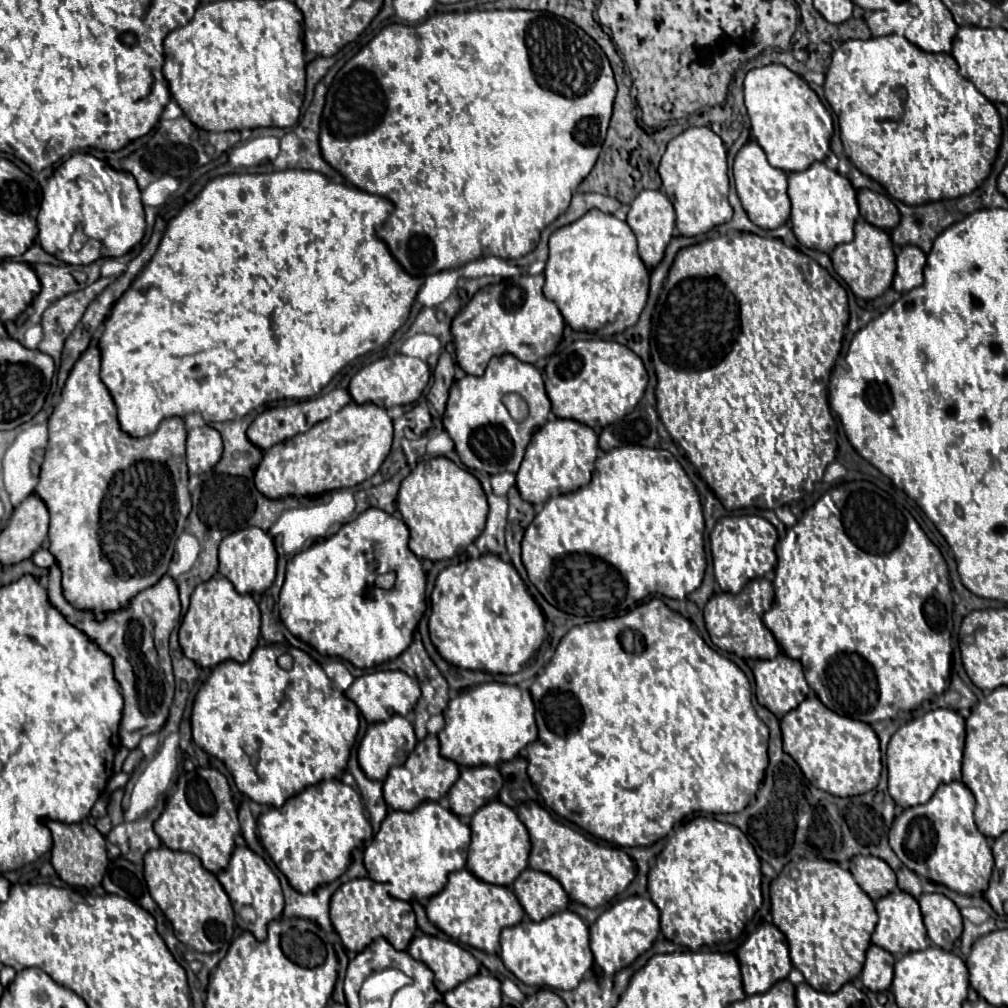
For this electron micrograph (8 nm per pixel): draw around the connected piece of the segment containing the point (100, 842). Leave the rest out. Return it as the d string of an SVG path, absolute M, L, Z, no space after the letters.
M50 822L48 824L54 848L52 848L52 866L56 874L70 886L76 888L94 888L102 882L102 876L108 866L108 854L106 854L106 838L90 824L90 822L78 822L78 824L62 824L62 822Z

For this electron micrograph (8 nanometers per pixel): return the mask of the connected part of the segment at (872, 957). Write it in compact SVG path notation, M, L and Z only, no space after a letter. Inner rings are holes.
M872 944L866 950L866 962L862 968L862 982L868 990L882 992L892 984L892 970L894 970L894 956Z

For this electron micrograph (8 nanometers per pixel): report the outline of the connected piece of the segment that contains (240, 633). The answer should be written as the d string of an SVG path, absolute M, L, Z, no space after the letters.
M214 576L194 588L178 636L184 654L202 668L212 668L226 660L246 662L260 638L260 608L250 594L238 594L230 580Z

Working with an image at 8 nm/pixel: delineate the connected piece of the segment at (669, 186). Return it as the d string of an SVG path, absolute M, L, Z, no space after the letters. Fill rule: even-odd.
M688 128L672 138L660 160L658 174L662 188L676 210L676 228L682 236L698 236L732 218L728 201L730 182L726 148L722 138L710 128Z

